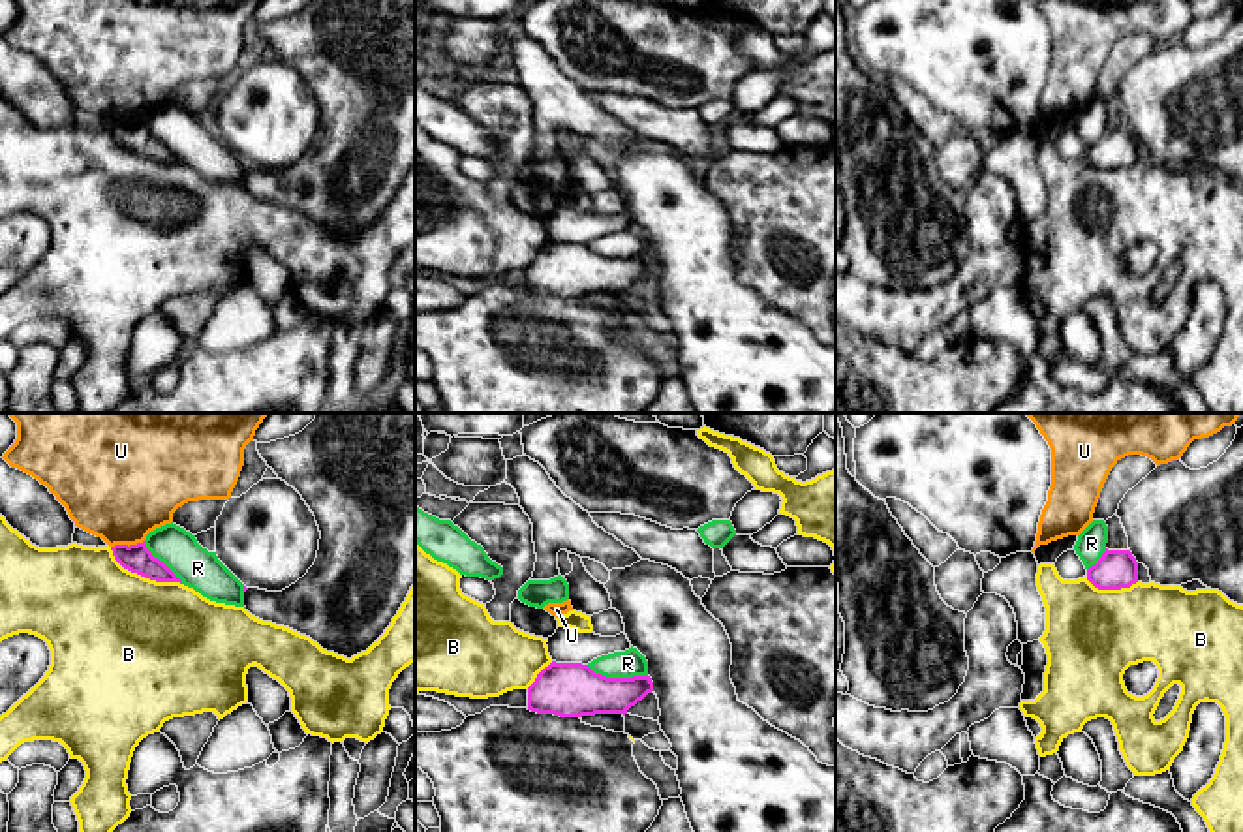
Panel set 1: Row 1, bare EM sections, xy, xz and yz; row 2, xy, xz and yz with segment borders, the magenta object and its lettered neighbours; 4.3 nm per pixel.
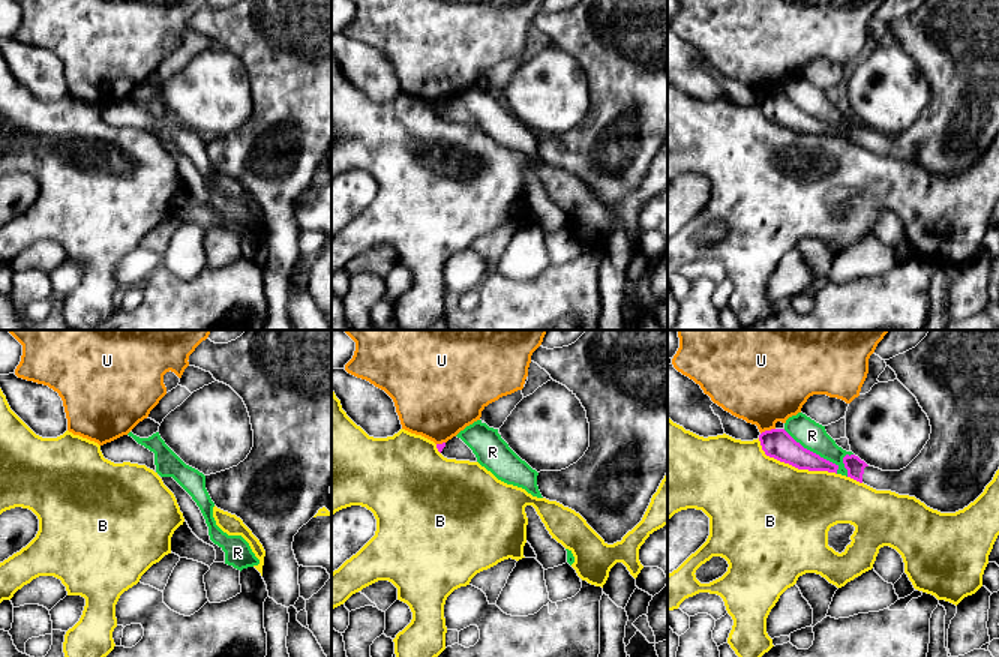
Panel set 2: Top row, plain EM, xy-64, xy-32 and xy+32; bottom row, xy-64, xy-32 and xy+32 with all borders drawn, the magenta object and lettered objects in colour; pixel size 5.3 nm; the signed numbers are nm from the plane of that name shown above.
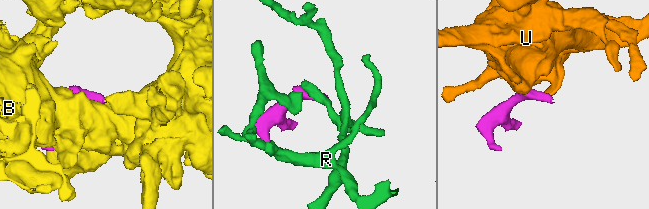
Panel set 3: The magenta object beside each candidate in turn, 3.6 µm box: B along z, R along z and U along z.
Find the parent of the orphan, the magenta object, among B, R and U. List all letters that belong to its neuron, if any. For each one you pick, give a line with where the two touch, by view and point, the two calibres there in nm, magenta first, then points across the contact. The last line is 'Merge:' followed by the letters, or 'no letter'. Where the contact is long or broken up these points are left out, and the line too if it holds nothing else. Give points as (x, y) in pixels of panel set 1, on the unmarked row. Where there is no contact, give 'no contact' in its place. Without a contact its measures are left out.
Merge: no letter

